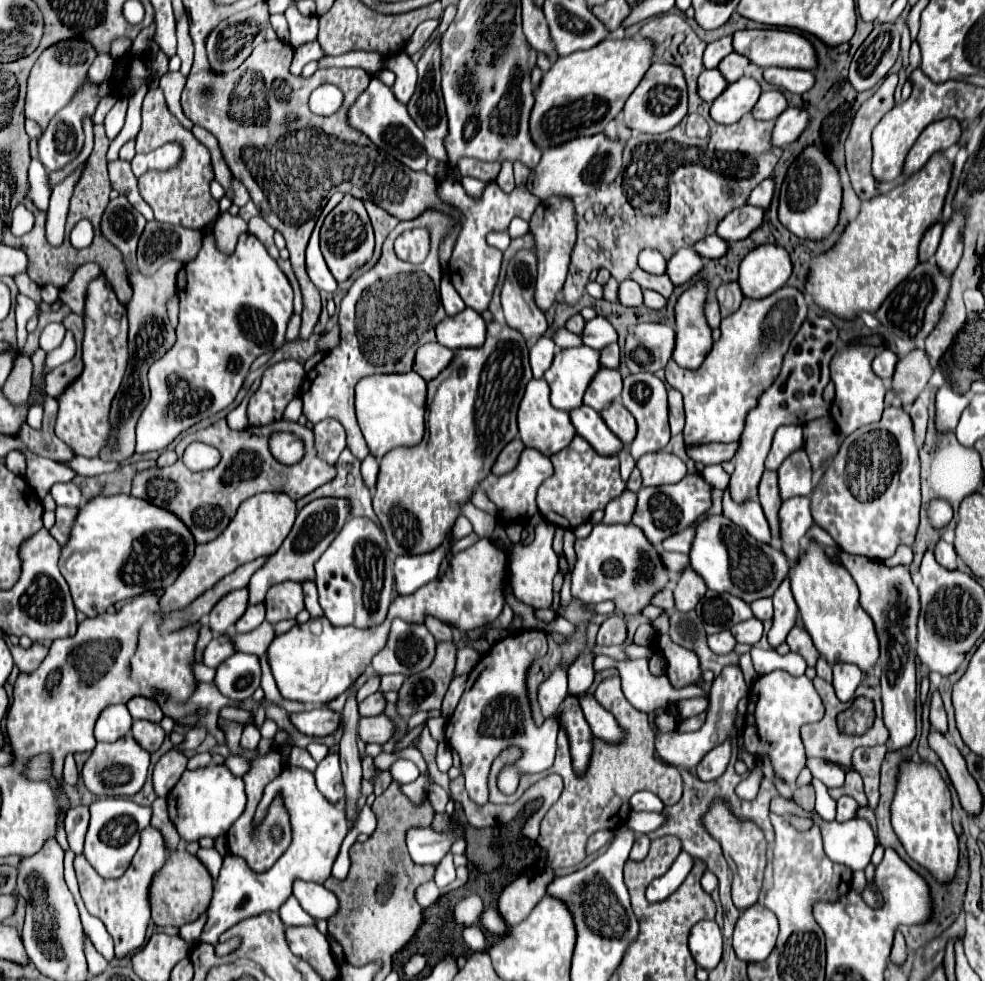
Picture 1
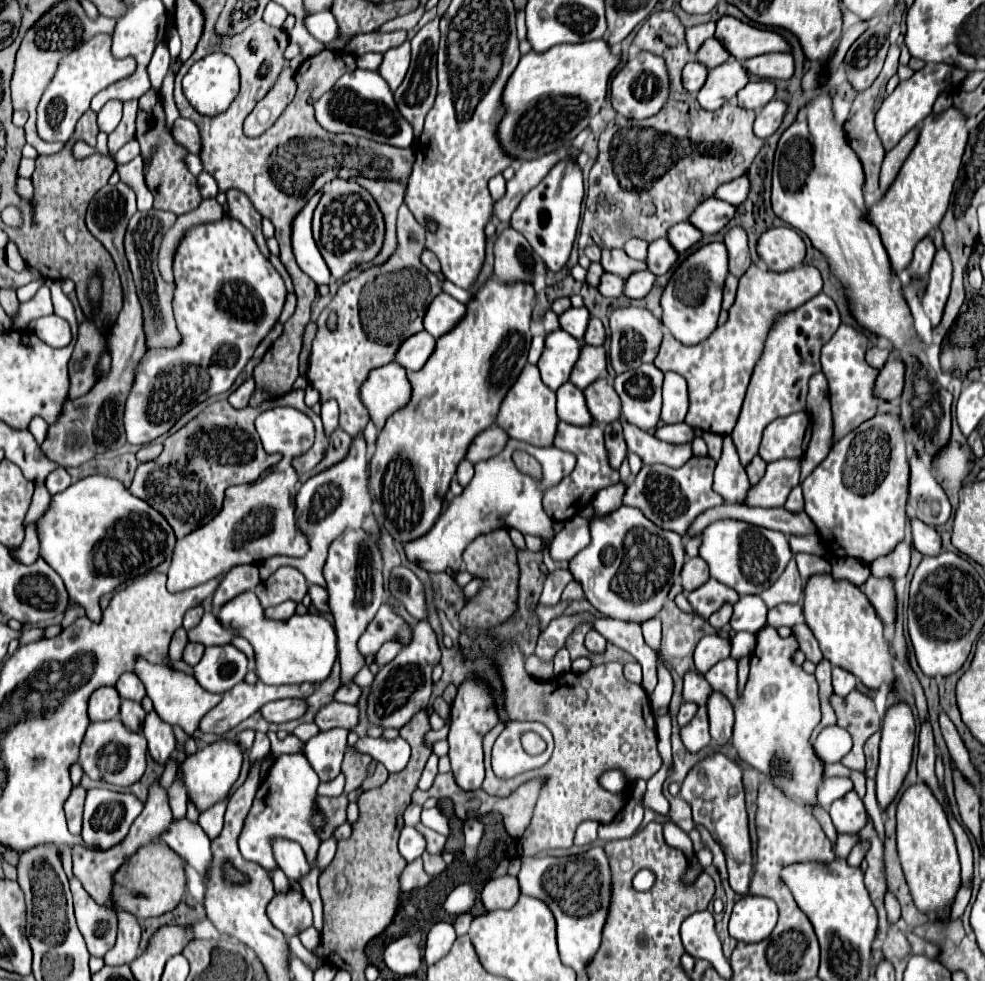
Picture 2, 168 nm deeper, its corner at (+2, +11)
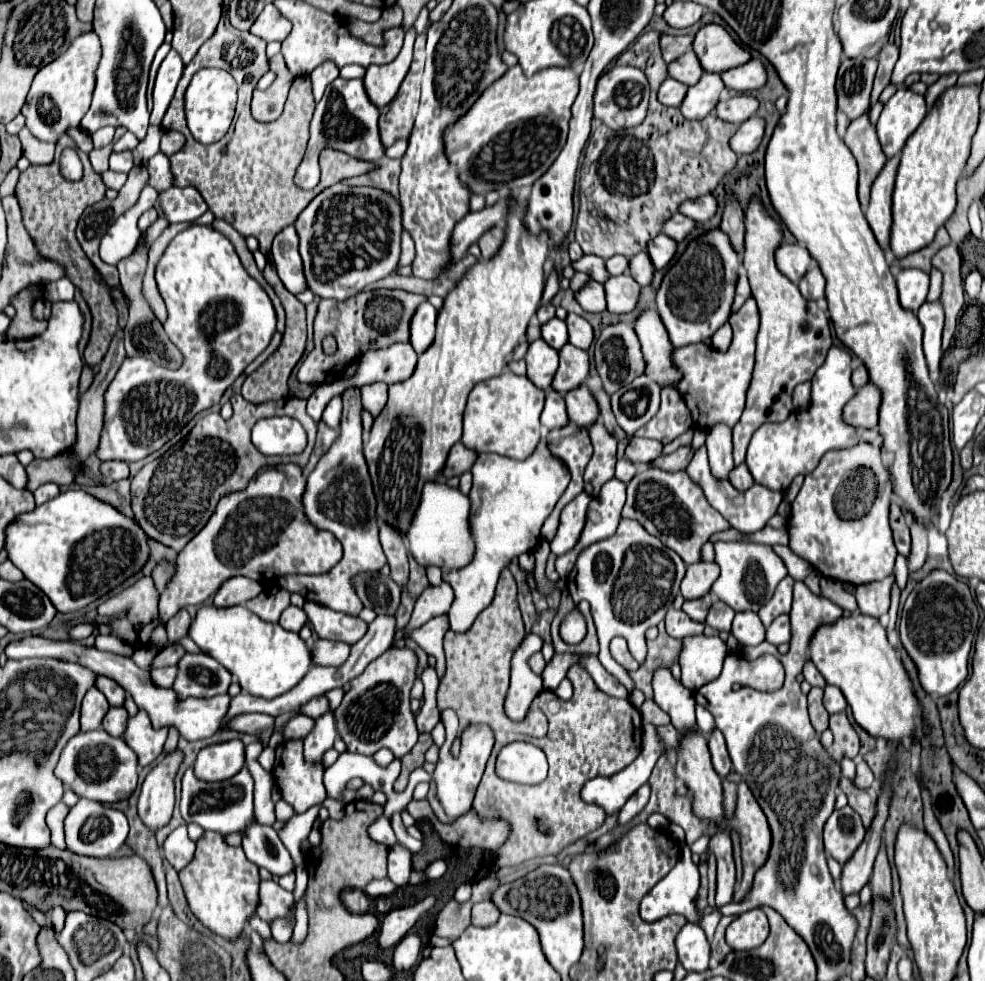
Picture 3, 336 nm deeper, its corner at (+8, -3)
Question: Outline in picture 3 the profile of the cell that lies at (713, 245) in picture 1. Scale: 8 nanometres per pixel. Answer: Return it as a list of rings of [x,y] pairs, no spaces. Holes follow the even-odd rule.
[[[660,234],[660,236],[656,236],[656,238],[652,238],[652,240],[648,242],[646,252],[648,252],[648,256],[652,258],[652,266],[654,266],[656,270],[662,270],[662,268],[666,268],[668,262],[674,258],[674,254],[676,254],[676,242],[674,242],[672,238]]]

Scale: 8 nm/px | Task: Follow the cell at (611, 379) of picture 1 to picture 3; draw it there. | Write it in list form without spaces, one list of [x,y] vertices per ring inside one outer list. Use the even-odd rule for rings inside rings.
[[[566,344],[566,348],[558,350],[560,366],[556,370],[556,376],[552,380],[552,388],[560,394],[566,394],[572,388],[578,388],[586,376],[588,376],[588,352],[572,348],[572,344]]]

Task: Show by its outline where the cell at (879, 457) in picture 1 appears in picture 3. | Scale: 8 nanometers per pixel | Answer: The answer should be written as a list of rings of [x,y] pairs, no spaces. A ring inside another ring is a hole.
[[[860,442],[846,450],[826,452],[790,504],[788,548],[826,578],[854,586],[884,580],[892,574],[898,554],[888,524],[890,494],[892,480],[882,464],[880,448]]]

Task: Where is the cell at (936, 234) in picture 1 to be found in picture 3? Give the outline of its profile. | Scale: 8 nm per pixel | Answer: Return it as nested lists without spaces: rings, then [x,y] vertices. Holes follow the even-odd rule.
[[[902,270],[896,276],[898,298],[900,298],[902,308],[916,314],[920,310],[920,306],[926,302],[928,282],[930,282],[930,278],[924,276],[922,270]]]

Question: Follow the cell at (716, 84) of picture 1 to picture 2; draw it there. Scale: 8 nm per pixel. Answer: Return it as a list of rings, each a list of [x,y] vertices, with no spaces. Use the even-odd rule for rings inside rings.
[[[692,60],[684,66],[682,82],[690,94],[698,94],[698,90],[704,86],[706,78],[708,78],[708,70],[706,70],[706,66],[700,66],[698,60]]]

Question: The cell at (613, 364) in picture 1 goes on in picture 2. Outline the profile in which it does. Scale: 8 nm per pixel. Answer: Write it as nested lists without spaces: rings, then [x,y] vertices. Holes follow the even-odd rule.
[[[592,318],[590,324],[588,324],[584,342],[590,344],[590,346],[604,346],[604,340],[606,340],[606,332],[604,332],[602,322],[598,318]]]

